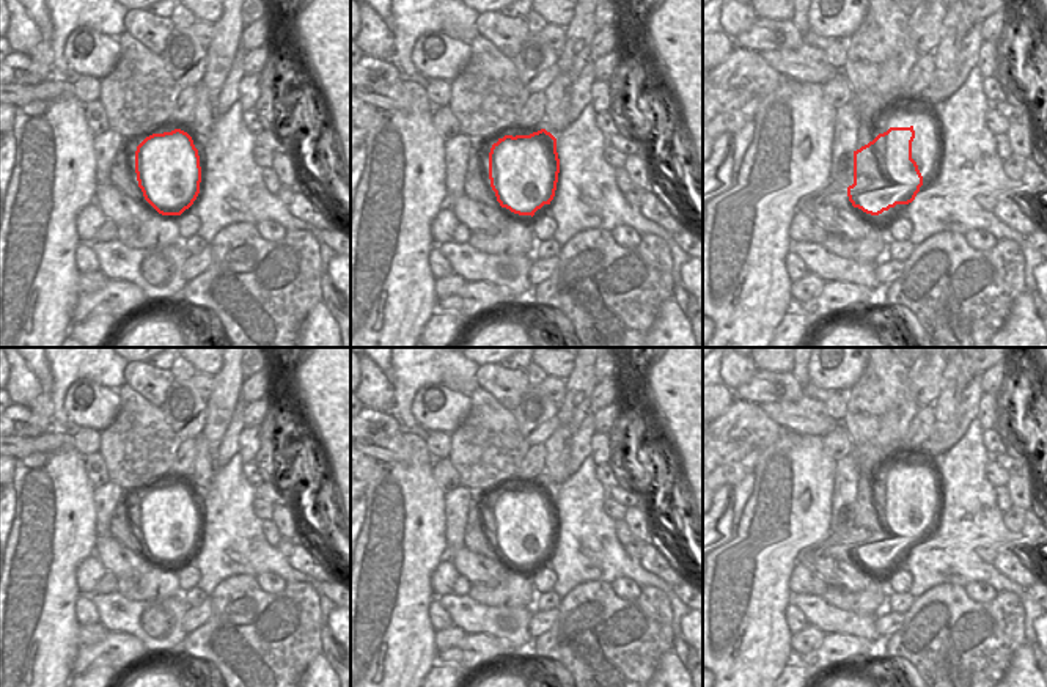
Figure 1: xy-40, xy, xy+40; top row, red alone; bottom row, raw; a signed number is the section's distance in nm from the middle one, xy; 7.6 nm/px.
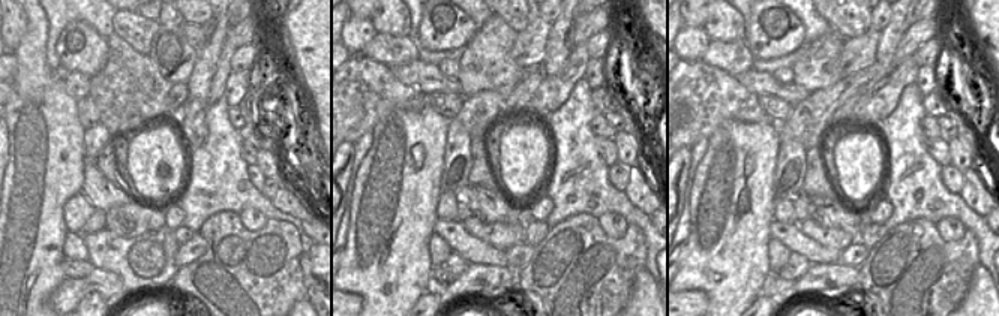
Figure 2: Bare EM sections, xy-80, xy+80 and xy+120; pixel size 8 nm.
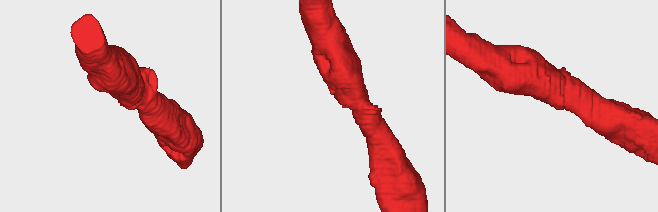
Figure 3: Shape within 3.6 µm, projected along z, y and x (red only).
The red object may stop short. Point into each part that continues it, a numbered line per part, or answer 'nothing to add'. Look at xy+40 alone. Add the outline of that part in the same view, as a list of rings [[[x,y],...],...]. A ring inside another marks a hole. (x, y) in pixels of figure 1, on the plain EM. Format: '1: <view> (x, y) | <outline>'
nothing to add

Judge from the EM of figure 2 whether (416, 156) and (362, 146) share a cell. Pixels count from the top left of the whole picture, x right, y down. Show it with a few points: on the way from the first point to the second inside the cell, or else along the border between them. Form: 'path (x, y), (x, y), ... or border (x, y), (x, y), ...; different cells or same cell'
border (371, 134), (371, 147), (354, 175); different cells

